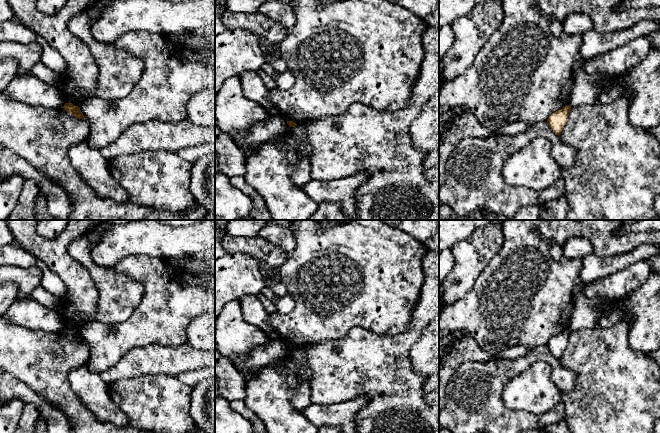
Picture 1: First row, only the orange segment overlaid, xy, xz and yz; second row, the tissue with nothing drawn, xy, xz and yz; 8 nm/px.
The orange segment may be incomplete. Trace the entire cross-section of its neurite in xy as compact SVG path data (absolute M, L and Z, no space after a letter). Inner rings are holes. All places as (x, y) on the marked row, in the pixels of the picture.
M65 103L62 108L64 108L70 114L74 115L77 119L86 119L79 106L74 106L72 103Z

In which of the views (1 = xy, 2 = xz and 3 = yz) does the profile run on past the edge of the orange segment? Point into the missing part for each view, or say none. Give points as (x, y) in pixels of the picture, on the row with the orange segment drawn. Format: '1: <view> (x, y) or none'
1: none
2: none
3: none

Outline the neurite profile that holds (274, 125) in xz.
M270 115L263 121L247 128L239 137L242 145L265 143L289 130L289 125L281 115Z

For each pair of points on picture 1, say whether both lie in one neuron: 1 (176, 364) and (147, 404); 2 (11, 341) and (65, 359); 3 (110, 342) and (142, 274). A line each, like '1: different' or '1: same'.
1: different
2: same
3: same

